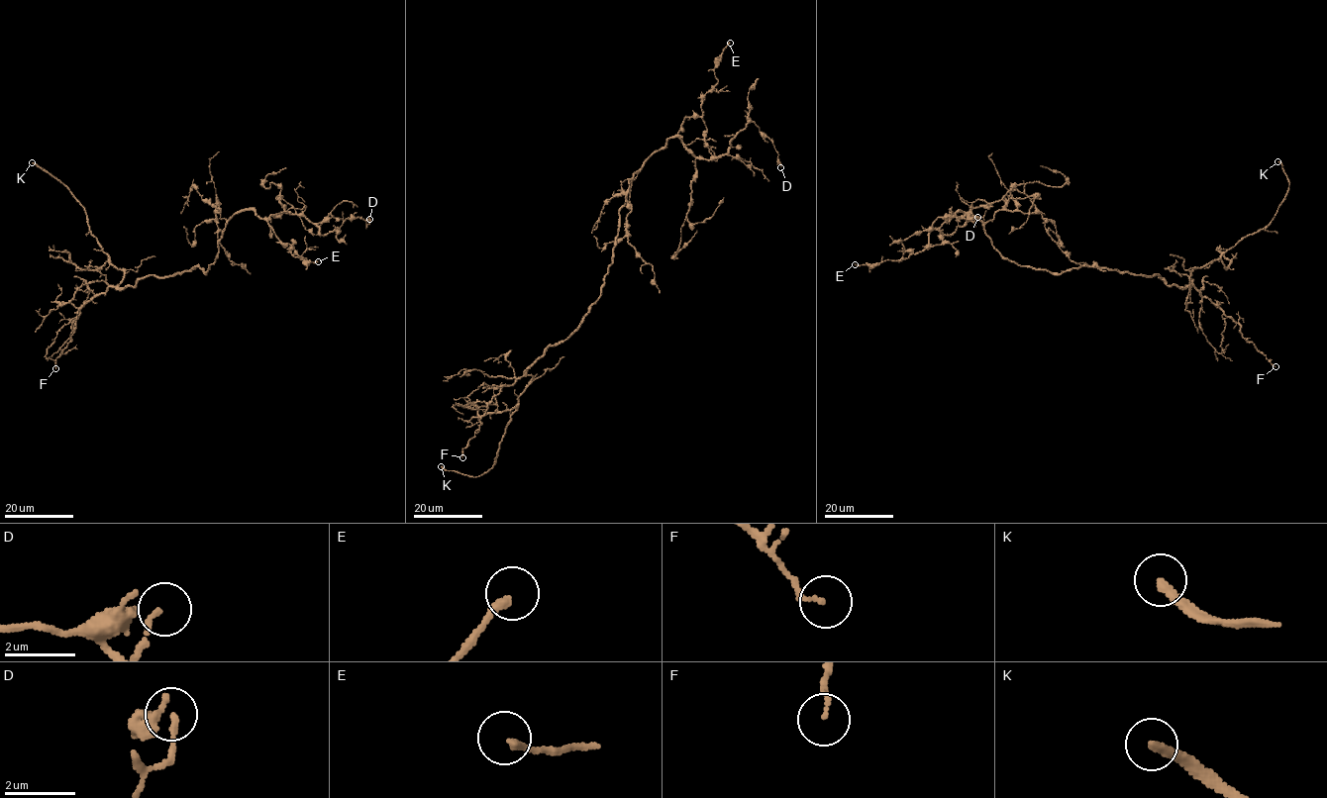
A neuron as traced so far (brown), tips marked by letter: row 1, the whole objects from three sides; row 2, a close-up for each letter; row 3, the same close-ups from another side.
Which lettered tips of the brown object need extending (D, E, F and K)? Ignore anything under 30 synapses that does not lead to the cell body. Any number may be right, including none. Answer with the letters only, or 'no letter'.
K

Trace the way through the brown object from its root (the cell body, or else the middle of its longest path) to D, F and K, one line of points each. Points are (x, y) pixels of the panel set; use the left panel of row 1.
D: (202, 267), (215, 260), (225, 224), (240, 211), (303, 215), (321, 235), (347, 218), (369, 219)
F: (202, 267), (148, 275), (135, 287), (109, 287), (97, 294), (80, 309), (55, 368)
K: (202, 267), (148, 275), (135, 287), (118, 288), (124, 272), (110, 262), (90, 233), (80, 202), (32, 162)

